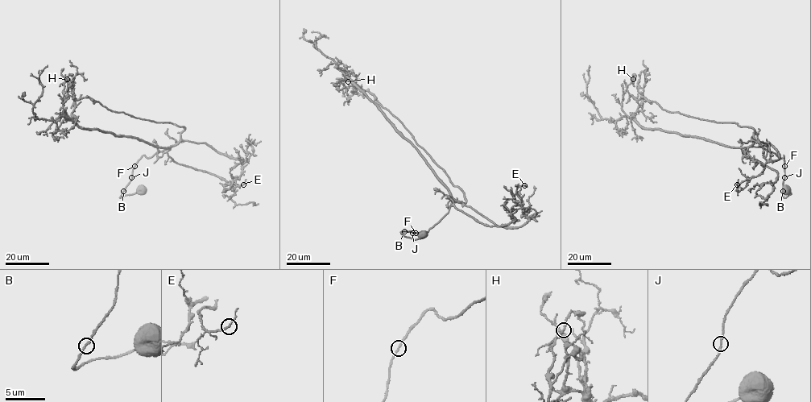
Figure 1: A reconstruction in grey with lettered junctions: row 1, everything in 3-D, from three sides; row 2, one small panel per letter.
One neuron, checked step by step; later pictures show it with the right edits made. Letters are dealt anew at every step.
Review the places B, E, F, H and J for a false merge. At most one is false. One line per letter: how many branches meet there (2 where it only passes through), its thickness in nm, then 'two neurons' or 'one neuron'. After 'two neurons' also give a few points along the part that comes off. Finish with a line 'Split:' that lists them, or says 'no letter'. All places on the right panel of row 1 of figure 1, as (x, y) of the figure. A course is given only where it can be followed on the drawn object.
B: 2 | 180 nm | one neuron
E: 2 | 140 nm | one neuron
F: 2 | 170 nm | one neuron
H: 2 | 180 nm | one neuron
J: 2 | 190 nm | one neuron
Split: no letter

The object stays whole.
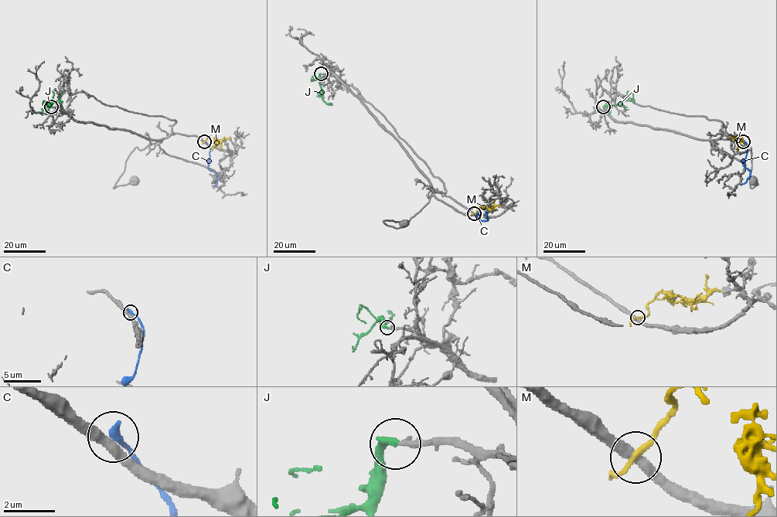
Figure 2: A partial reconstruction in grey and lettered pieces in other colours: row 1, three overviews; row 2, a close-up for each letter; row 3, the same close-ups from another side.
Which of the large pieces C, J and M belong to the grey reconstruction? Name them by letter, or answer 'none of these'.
J

